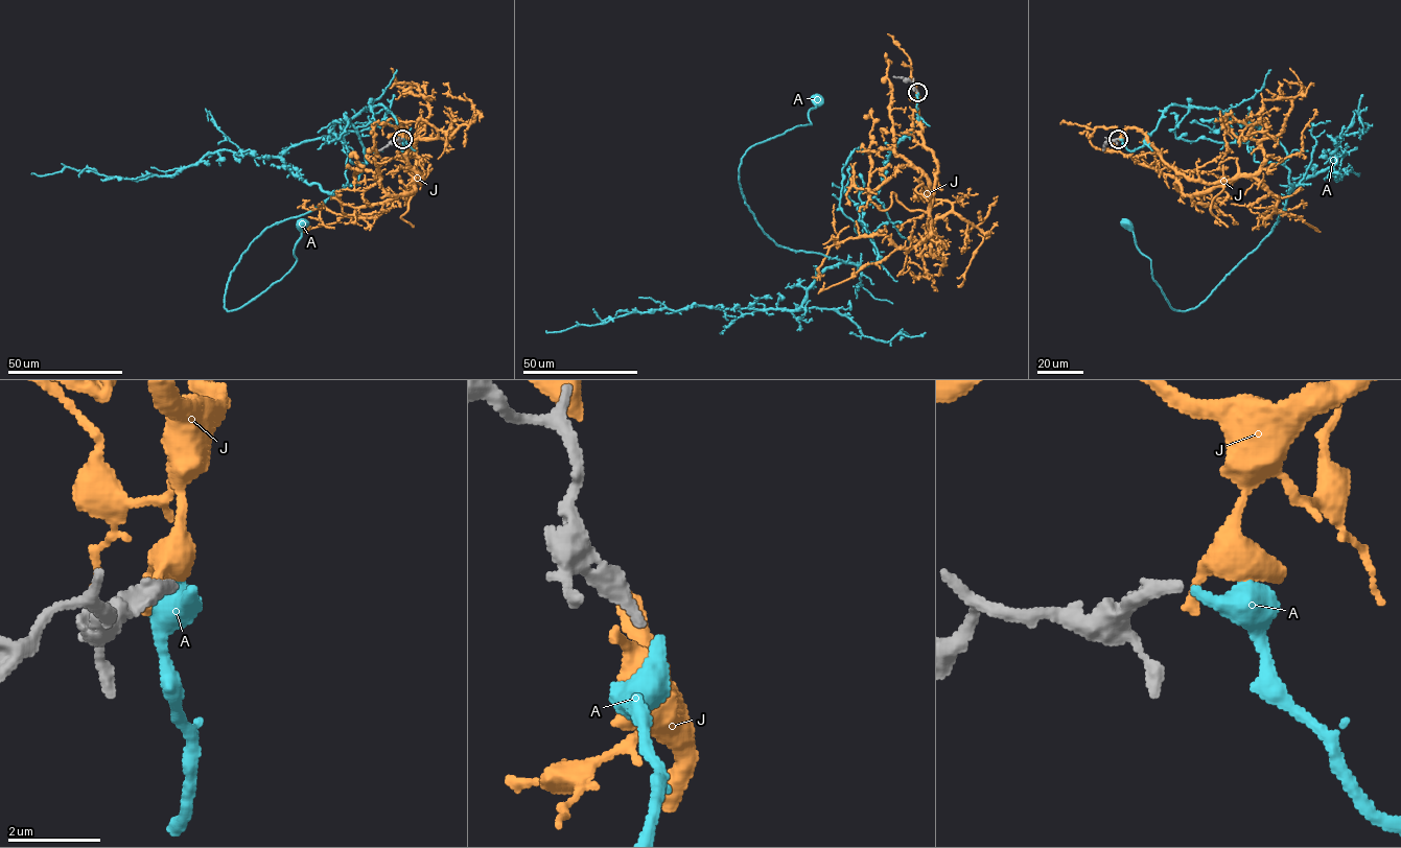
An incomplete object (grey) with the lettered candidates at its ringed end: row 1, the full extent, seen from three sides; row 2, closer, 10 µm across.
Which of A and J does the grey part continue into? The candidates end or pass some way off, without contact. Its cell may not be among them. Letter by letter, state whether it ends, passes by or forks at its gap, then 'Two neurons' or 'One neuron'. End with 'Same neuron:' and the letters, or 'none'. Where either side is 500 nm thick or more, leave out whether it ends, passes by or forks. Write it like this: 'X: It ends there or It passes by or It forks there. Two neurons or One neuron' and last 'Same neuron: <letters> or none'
A: It ends there. Two neurons
J: It ends there. Two neurons
Same neuron: none

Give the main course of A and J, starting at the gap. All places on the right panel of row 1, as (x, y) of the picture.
A: (1119, 139), (1141, 147), (1170, 106), (1218, 108), (1276, 139), (1292, 185), (1273, 230), (1183, 311), (1125, 224)
J: (1119, 138), (1137, 127), (1192, 181), (1256, 173), (1263, 147), (1239, 138), (1263, 100), (1312, 83)

